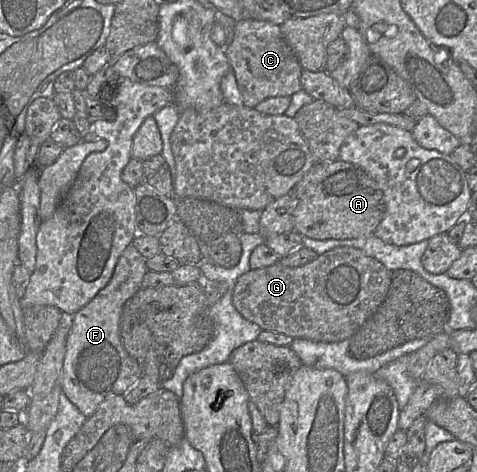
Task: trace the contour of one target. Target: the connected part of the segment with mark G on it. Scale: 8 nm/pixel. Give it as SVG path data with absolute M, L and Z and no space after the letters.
M336 247L298 267L276 264L250 269L232 289L232 302L246 320L289 337L334 343L351 339L385 300L392 271L353 247Z

